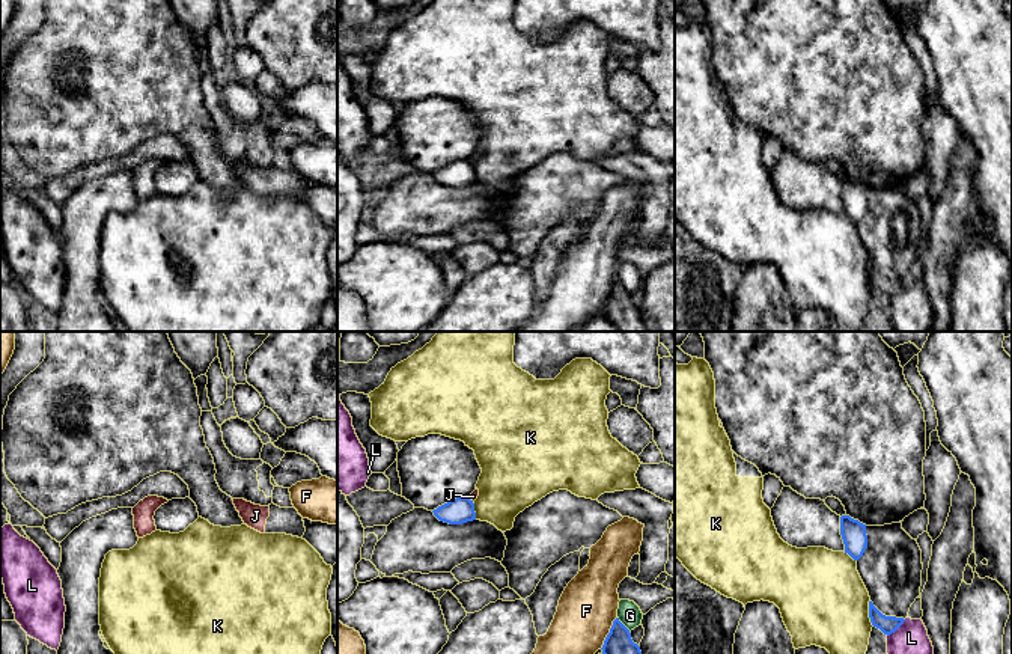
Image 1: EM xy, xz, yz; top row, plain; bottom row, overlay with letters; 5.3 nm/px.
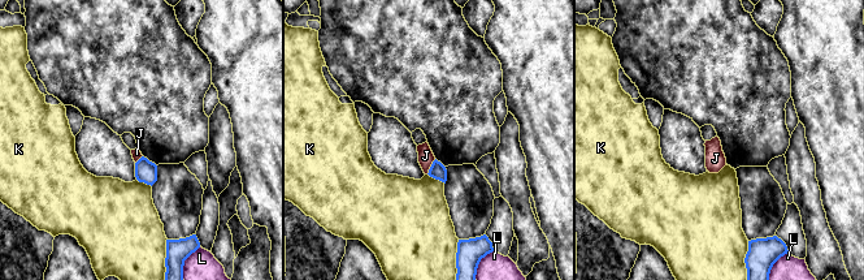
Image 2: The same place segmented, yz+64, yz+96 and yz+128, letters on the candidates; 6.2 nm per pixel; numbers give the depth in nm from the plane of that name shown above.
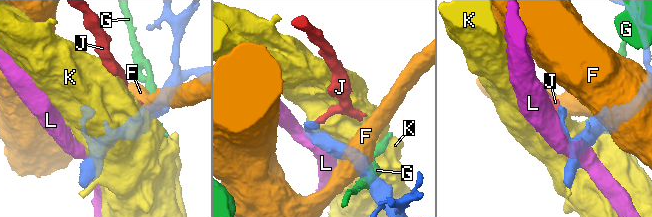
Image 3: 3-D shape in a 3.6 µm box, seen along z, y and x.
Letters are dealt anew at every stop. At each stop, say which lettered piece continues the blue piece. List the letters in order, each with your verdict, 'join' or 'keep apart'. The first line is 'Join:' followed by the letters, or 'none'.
Join: none
F: keep apart
G: keep apart
J: keep apart
K: keep apart
L: keep apart

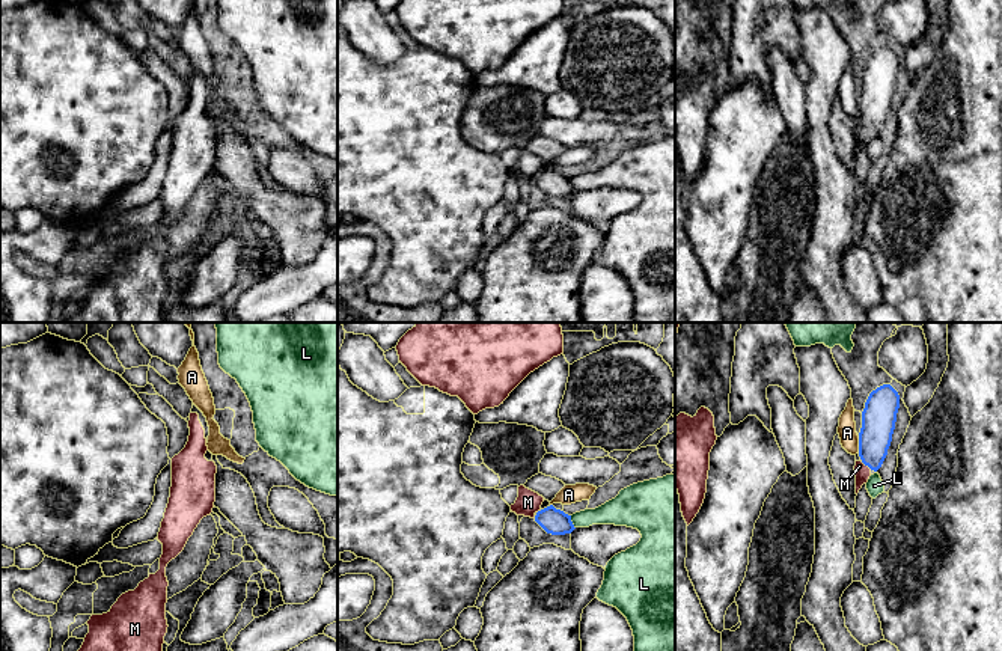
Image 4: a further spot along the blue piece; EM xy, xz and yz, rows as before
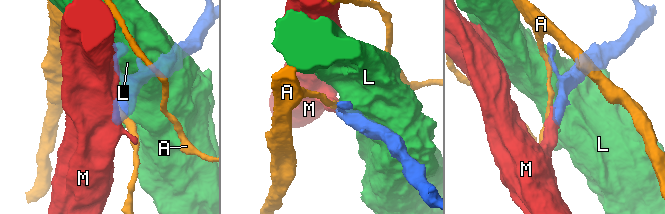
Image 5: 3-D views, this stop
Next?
Join: M
A: keep apart
L: keep apart
M: join

